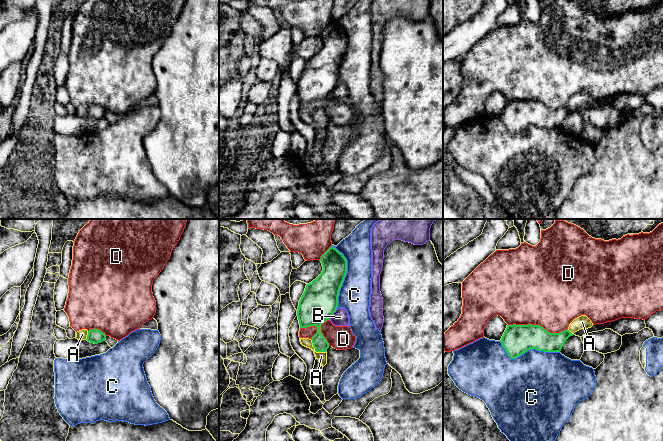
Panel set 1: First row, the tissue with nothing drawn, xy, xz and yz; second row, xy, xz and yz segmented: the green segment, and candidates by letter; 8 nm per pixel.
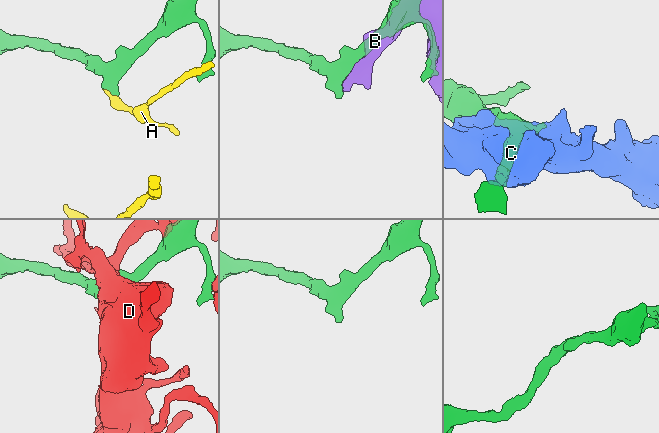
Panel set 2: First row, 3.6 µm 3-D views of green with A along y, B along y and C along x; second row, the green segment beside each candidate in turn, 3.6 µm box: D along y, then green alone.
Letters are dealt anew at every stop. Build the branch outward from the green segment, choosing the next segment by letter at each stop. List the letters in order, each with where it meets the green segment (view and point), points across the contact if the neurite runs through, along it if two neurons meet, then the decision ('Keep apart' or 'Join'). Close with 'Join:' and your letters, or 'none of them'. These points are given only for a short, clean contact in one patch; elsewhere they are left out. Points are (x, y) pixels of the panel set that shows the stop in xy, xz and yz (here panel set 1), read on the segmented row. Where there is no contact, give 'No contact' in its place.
A: Touches green at xz (315, 350). Boundary: xz (310, 339), (316, 351), (325, 352). Keep apart
B: Touches green at xz (333, 312). Keep apart
C: Touches green at yz (527, 350). Keep apart
D: Touches green at yz (538, 325). Keep apart
Join: none of them

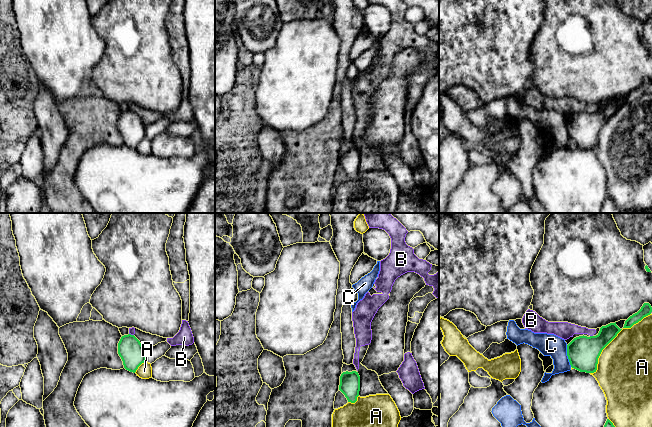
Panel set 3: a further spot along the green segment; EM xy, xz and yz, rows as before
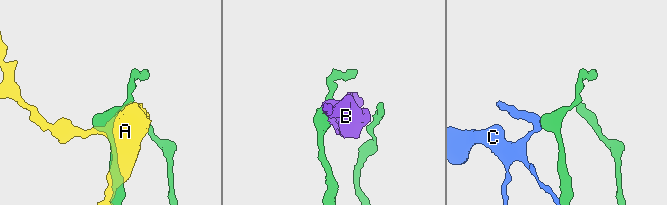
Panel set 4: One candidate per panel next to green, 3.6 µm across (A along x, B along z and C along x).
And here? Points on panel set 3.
A: Touches green at yz (614, 337). Keep apart
B: Touches green at yz (591, 336). Boundary: yz (590, 335), (592, 336). Keep apart
C: Touches green at yz (567, 355). Boundary: yz (566, 345), (566, 355), (571, 366). Keep apart
Join: none of them

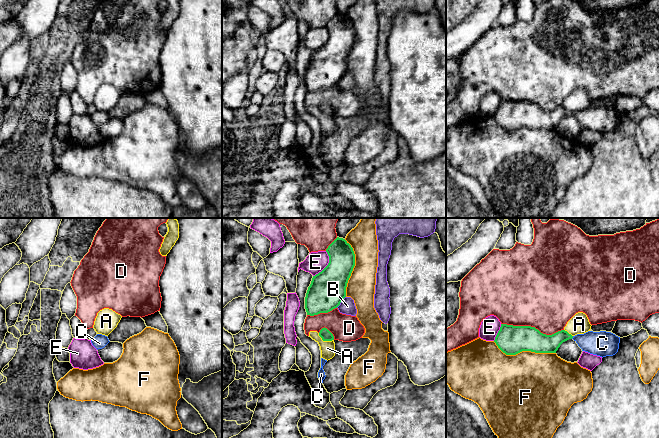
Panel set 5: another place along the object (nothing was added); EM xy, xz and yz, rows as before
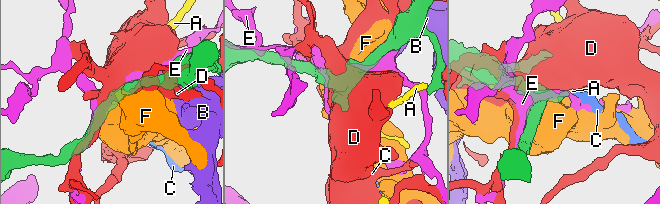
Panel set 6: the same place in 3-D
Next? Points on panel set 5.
A: Touches green at xz (325, 340). Boundary: xz (318, 333), (323, 340), (333, 340). Keep apart
B: Touches green at xz (341, 301). Keep apart
C: Touches green at yz (572, 337). Path across: yz (542, 343), (572, 337), (587, 342), (602, 343). Join
D: Touches green at yz (532, 327). Keep apart
E: Touches green at xz (327, 265). Keep apart
F: Touches green at yz (524, 350). Keep apart
Join: C

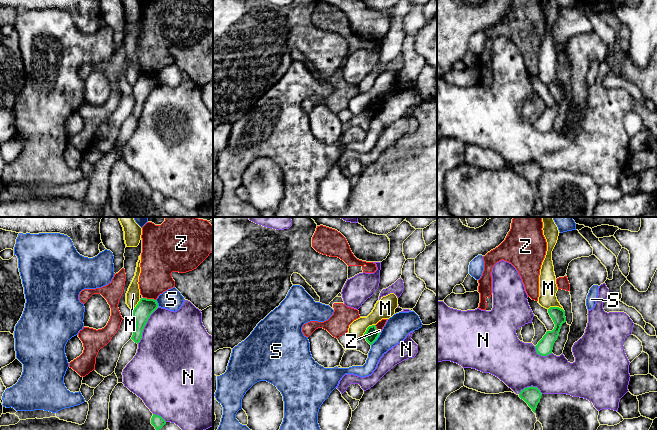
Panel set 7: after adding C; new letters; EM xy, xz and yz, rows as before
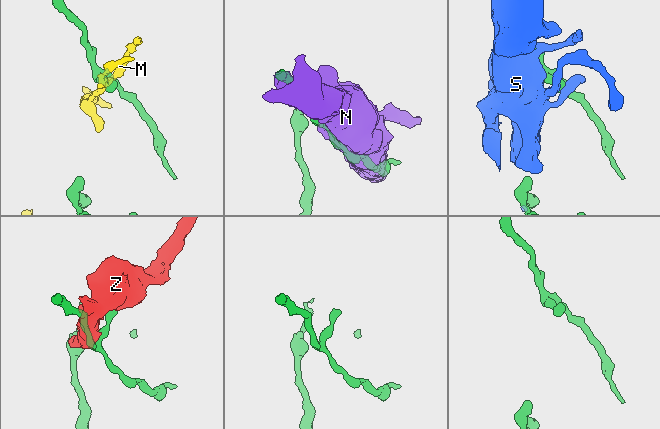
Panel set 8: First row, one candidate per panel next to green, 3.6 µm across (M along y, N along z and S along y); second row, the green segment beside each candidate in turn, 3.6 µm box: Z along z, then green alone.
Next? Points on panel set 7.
M: Touches green at yz (556, 307). Keep apart
N: Touches green at xy (145, 324). Keep apart
S: Touches green at xz (376, 339). Keep apart
Z: Touches green at xy (149, 299). Keep apart
Join: none of them

